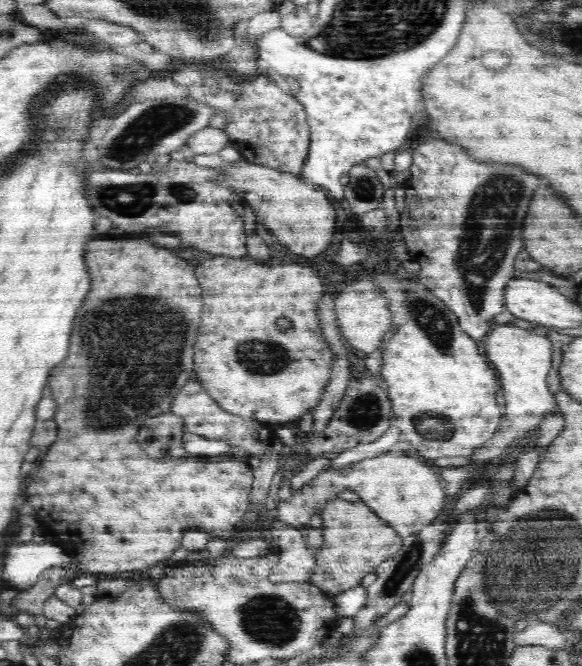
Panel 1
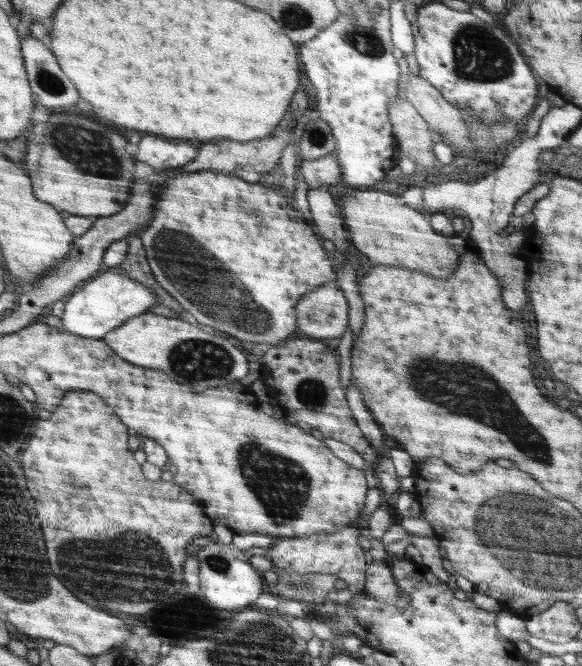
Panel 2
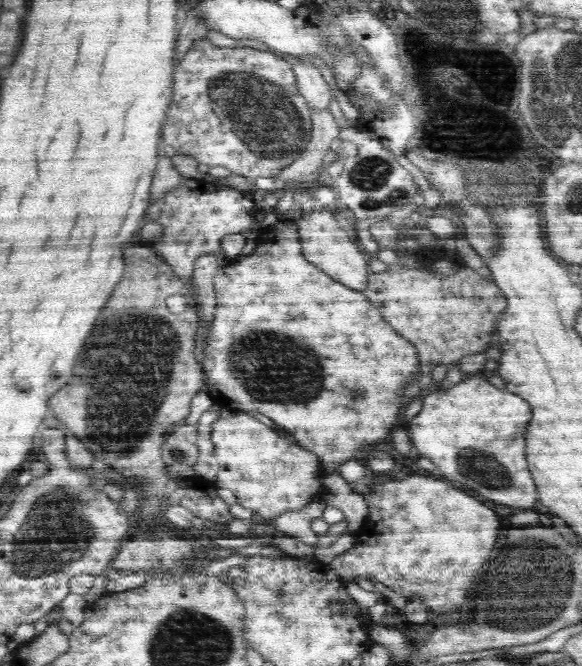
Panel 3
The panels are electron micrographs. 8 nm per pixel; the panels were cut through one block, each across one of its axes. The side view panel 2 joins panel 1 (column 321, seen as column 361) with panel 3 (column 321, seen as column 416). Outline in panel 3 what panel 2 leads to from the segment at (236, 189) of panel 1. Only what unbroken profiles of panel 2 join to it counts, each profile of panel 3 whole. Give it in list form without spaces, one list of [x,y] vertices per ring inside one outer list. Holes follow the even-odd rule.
[[[314,212],[310,215],[302,216],[302,220],[298,220],[298,230],[300,232],[300,243],[304,248],[304,256],[318,266],[320,270],[324,270],[326,274],[330,274],[332,278],[338,278],[344,286],[350,287],[352,290],[364,292],[368,282],[369,263],[371,256],[367,251],[360,252],[359,246],[354,238],[348,236],[348,232],[344,232],[332,212]]]

